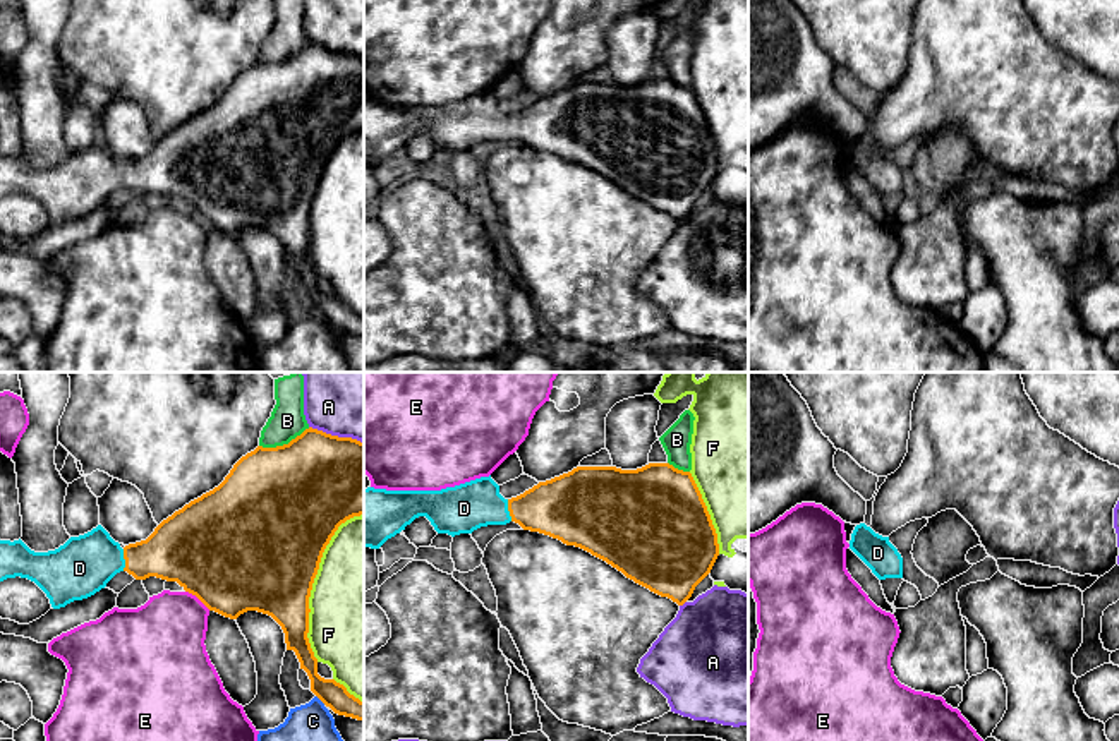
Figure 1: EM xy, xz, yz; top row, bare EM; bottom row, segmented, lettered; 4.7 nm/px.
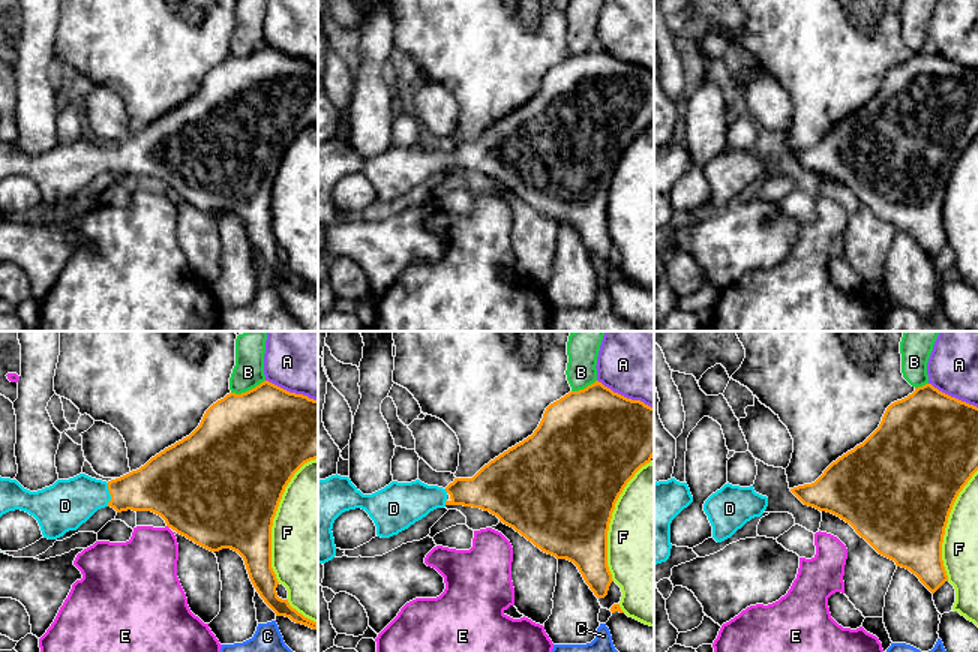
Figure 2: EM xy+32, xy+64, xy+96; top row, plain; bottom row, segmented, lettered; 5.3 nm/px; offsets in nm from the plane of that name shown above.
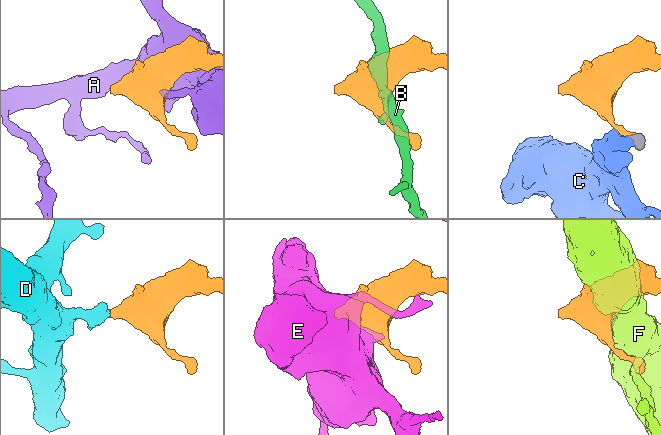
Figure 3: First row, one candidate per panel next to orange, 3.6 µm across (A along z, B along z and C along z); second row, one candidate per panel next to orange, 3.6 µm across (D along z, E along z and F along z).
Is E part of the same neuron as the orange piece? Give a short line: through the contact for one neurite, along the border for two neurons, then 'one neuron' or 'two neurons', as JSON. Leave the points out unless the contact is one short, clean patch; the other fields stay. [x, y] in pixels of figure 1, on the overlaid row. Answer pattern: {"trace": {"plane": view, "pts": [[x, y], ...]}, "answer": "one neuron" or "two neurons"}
{"trace": {"plane": "xy", "pts": [[186, 590], [194, 594], [210, 609]]}, "answer": "two neurons"}

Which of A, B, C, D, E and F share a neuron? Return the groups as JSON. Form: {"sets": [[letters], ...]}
{"sets": [["A"], ["B"], ["C"], ["D"], ["E"], ["F"]]}

